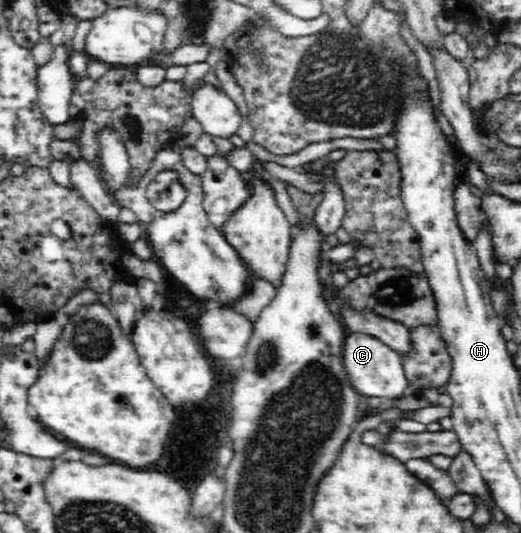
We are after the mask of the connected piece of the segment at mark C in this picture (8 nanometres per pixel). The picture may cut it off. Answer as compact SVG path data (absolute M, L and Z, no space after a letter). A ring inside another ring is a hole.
M346 331L342 338L342 366L348 375L349 382L362 397L384 396L396 399L404 395L406 377L402 370L400 355L386 343L372 334Z

